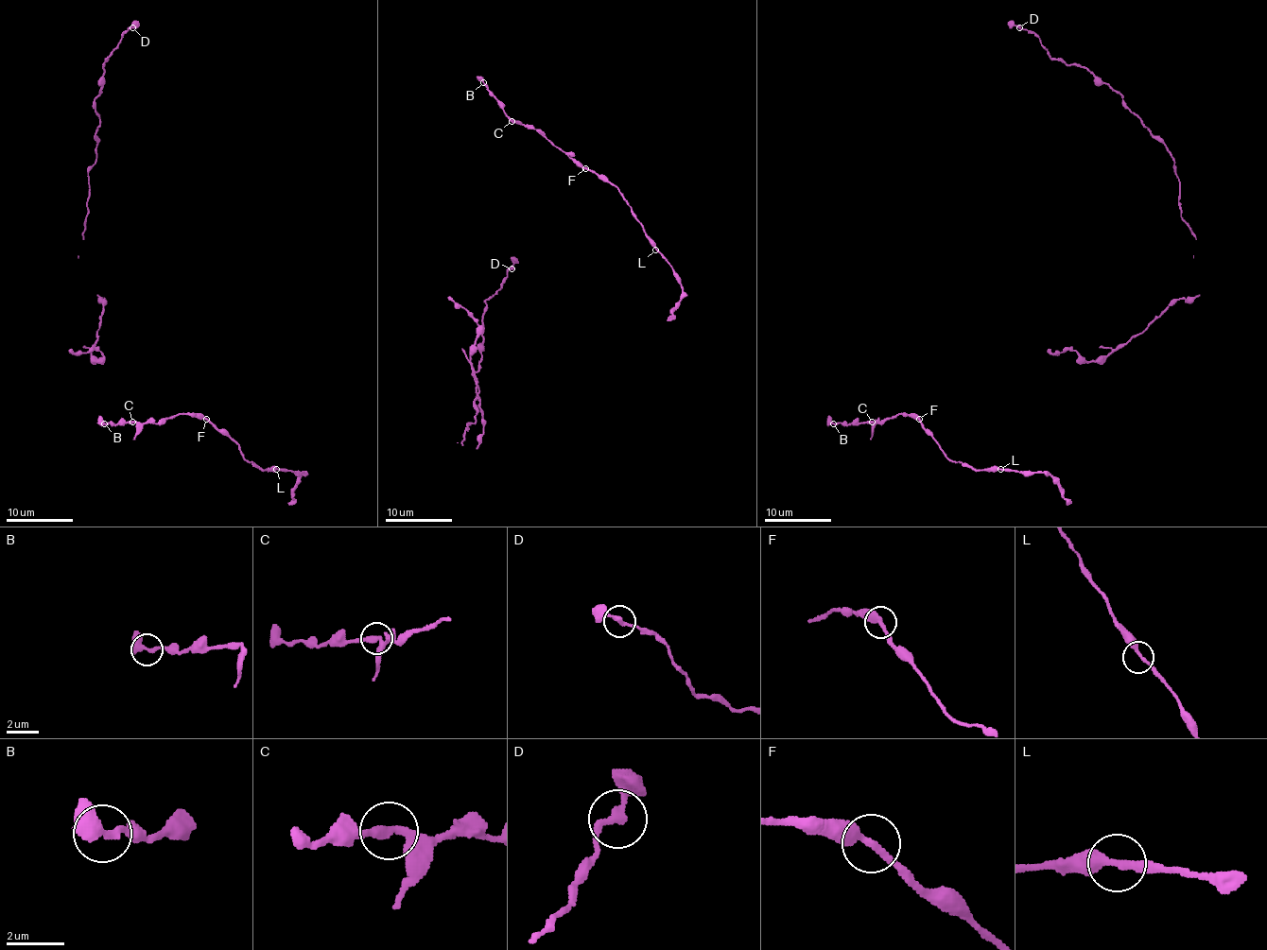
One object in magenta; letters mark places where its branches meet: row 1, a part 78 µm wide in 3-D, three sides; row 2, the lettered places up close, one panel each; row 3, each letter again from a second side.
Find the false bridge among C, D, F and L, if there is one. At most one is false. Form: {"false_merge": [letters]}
{"false_merge": []}

